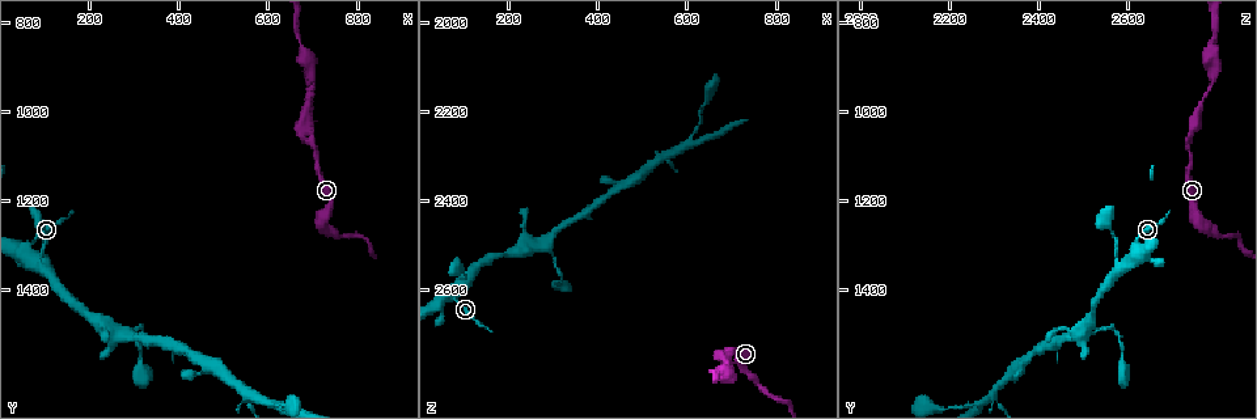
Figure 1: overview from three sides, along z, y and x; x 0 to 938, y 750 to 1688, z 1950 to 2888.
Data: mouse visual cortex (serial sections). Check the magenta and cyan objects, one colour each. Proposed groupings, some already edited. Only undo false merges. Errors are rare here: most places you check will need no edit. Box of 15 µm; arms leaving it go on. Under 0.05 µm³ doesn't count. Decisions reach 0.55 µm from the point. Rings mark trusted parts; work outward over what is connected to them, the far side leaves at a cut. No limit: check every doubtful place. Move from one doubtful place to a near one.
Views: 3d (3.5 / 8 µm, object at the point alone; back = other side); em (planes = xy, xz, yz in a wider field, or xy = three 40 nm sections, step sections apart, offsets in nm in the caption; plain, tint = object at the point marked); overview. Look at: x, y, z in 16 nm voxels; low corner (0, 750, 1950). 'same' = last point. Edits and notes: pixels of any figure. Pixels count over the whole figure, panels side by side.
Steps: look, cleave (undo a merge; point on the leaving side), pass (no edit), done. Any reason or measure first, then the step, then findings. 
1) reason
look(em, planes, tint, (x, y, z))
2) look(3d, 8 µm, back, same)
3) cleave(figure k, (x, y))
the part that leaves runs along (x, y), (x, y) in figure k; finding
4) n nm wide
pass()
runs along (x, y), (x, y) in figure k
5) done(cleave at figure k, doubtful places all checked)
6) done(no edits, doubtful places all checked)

calibre changes
look(3d, 3.5 µm, back, (300, 1485, 2530))

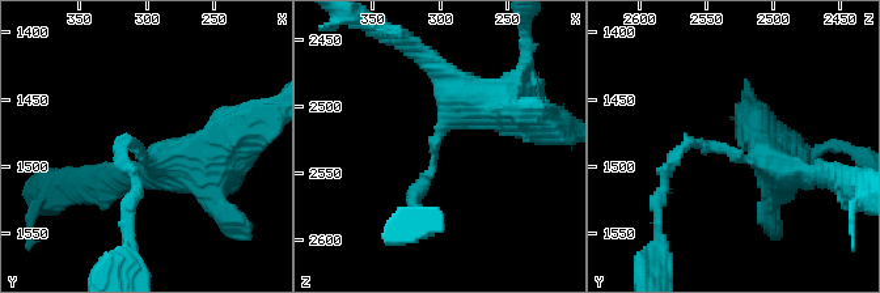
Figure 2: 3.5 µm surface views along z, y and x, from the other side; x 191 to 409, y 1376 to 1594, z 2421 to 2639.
arms of 150, 450 nm; shape alone is not enough
look(em, xy, step 2, tint, (304, 1490, 2534))

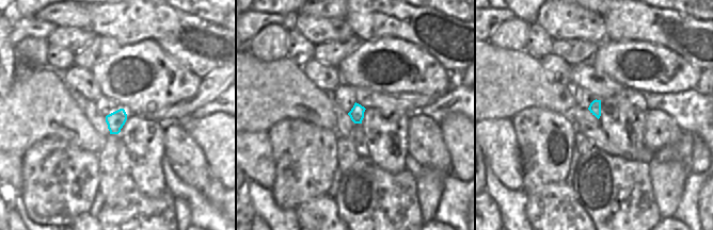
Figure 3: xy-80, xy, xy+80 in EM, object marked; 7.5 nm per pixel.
pass()
runs along (193, 172), (132, 144), (132, 172) in figure 2; all the same cell

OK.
abrupt turn
look(3d, 3.5 µm, (715, 1260, 2765))

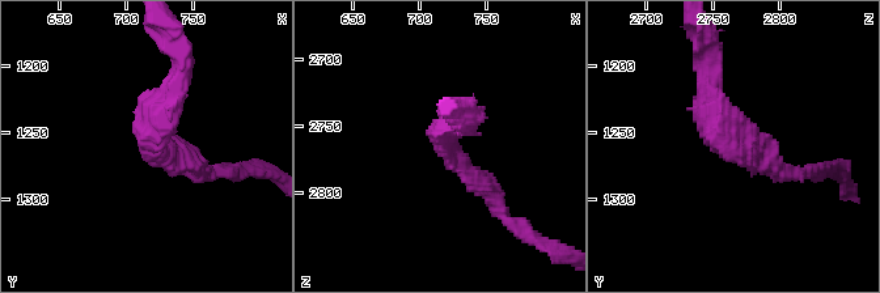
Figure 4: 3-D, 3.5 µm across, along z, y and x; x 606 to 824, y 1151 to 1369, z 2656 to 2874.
arms of 250, 250 nm
look(em, planes, tint, (718, 1256, 2762))

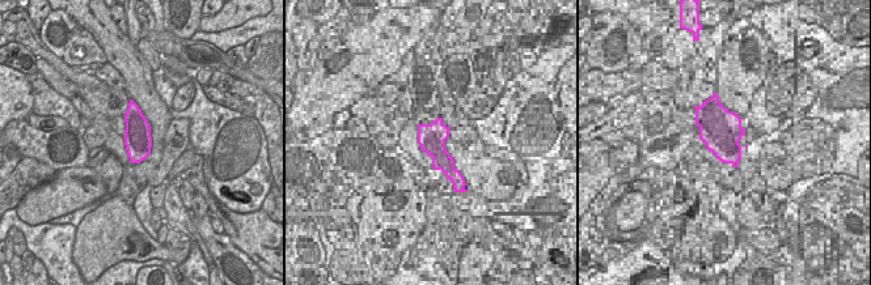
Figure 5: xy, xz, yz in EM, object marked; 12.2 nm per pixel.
pass()
runs along (707, 68), (714, 124), (791, 172) in figure 4; one cell here

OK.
sudden change in width
look(3d, 8 µm, (695, 1055, 2730))

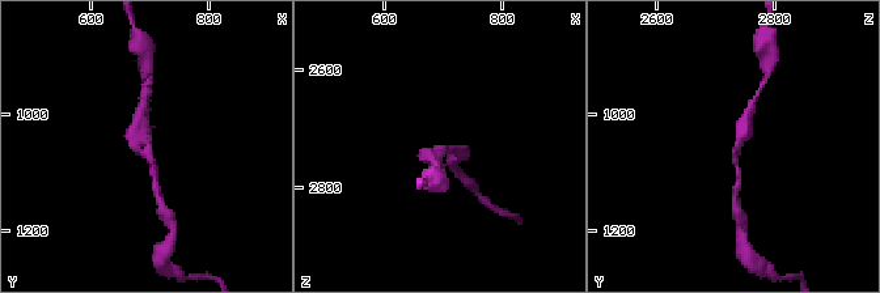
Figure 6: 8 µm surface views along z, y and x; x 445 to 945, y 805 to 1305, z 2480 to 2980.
look(3d, 3.5 µm, (705, 1060, 2740))

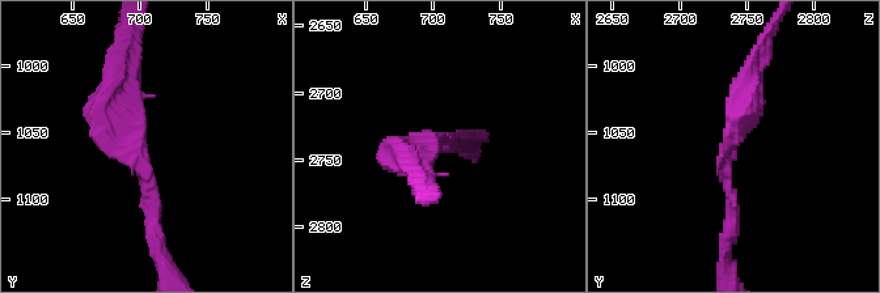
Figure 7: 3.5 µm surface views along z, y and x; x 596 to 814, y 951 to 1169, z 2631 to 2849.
look(em, xy, step 3, tint, (700, 1060, 2734))

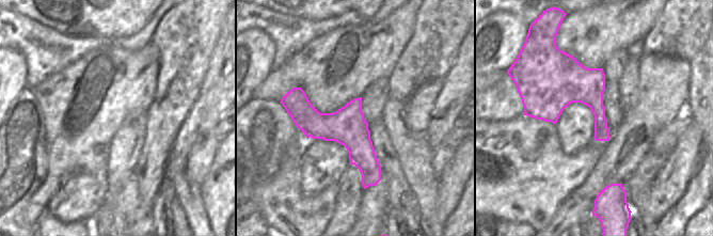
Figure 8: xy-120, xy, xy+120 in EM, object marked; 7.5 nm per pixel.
pass()
runs along (286, 104), (334, 126), (378, 177) in figure 8; all the same cell

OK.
done(no edits, doubtful places all checked)

